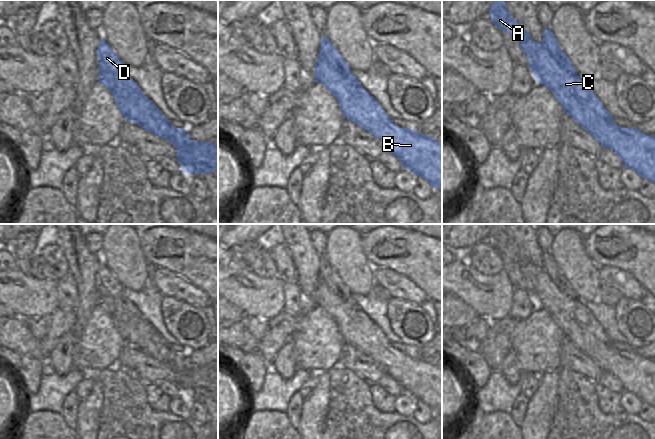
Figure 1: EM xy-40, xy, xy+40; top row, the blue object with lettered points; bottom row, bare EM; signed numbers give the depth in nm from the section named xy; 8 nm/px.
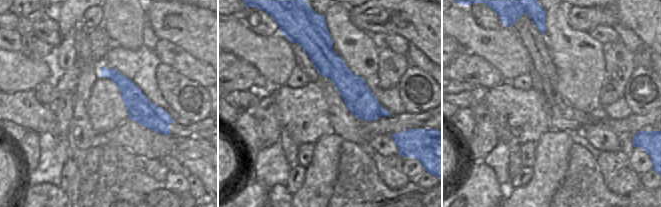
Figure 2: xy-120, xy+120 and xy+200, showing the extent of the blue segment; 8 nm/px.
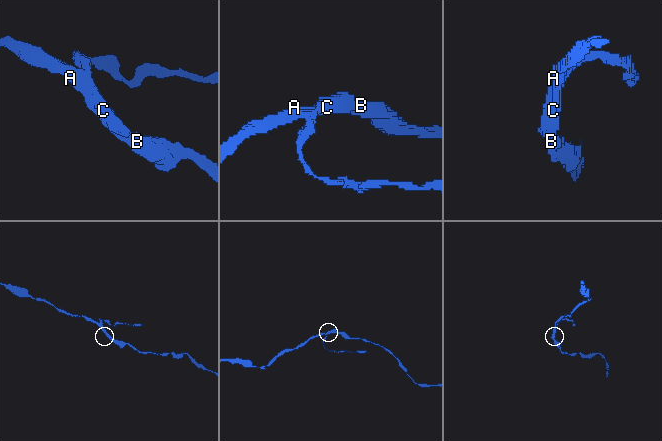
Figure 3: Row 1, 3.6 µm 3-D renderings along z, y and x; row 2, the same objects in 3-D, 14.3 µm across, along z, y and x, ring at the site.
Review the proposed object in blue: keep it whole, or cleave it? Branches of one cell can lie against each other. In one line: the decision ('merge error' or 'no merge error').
merge error

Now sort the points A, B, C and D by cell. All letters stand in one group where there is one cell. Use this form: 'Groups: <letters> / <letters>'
Groups: A B C / D.

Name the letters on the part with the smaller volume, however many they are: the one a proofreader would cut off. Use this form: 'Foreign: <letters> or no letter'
Foreign: D

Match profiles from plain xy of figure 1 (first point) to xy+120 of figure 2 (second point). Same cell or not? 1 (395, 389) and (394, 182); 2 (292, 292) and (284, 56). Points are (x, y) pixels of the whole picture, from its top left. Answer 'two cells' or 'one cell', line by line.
1: two cells
2: two cells

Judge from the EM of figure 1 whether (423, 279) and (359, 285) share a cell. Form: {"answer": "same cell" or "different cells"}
{"answer": "different cells"}

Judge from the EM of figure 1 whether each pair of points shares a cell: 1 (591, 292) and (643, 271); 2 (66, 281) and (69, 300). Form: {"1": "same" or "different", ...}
{"1": "different", "2": "same"}

